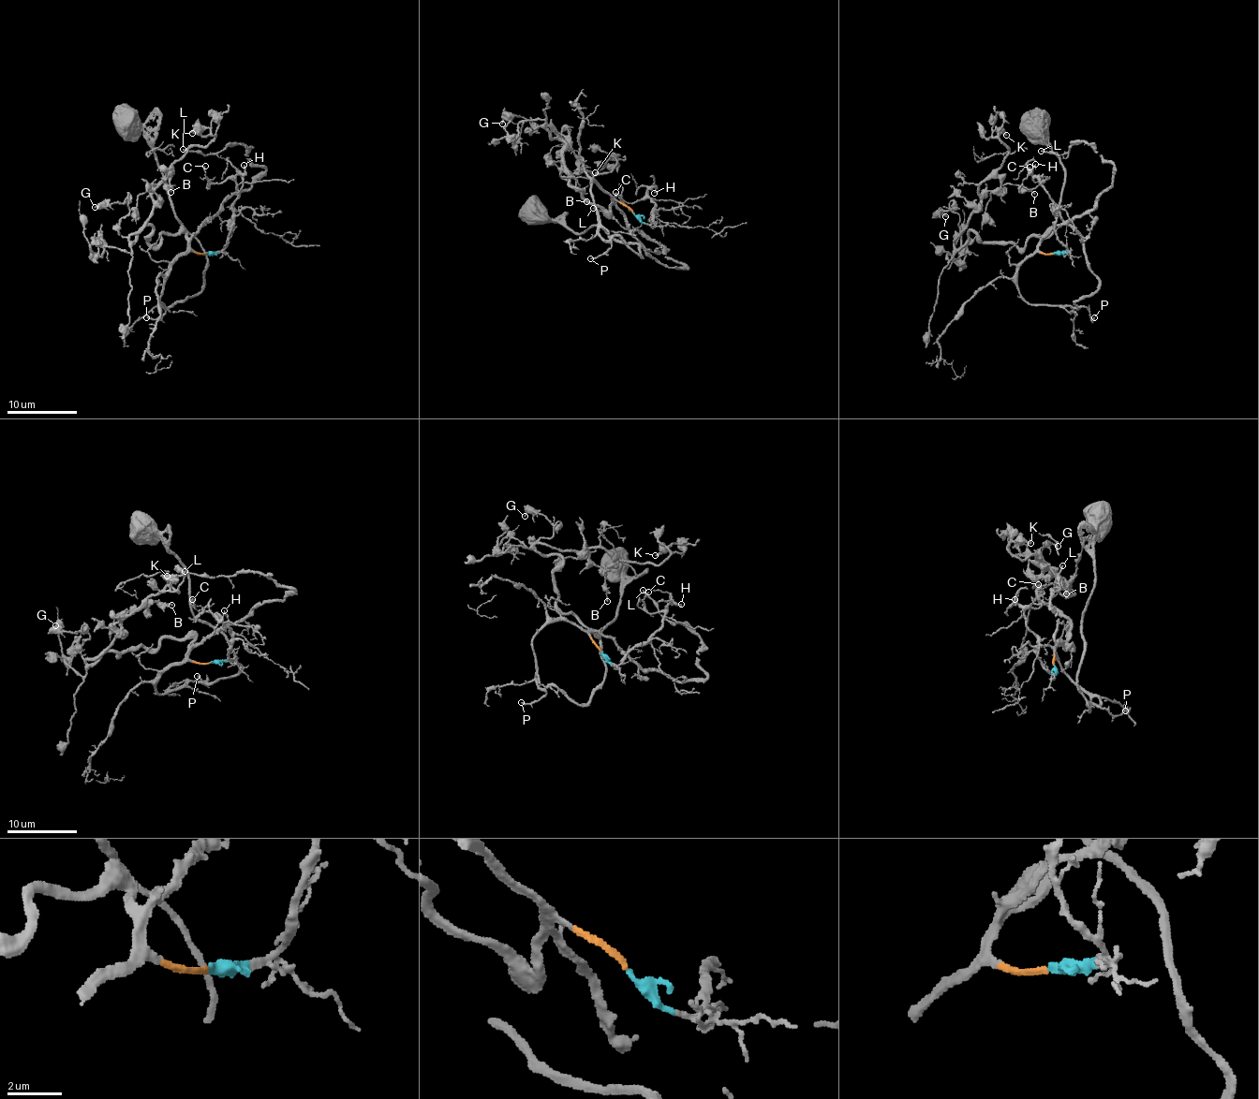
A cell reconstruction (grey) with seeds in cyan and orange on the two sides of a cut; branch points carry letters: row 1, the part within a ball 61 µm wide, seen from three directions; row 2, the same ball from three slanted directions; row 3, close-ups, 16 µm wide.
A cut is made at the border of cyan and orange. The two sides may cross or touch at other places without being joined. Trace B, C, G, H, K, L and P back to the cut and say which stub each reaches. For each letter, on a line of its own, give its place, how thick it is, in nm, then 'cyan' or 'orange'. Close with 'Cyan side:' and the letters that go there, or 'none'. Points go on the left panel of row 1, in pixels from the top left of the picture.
B: at (170, 192); 140 nm thick; orange
C: at (205, 166); 150 nm thick; cyan
G: at (95, 207); 130 nm thick; orange
H: at (244, 165); 130 nm thick; cyan
K: at (192, 133); 240 nm thick; orange
L: at (183, 149); 160 nm thick; orange
P: at (146, 317); 170 nm thick; orange
Cyan side: C, H

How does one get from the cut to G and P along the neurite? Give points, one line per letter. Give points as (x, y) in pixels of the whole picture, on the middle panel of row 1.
G: (632, 212), (585, 198), (550, 126), (531, 134), (523, 117), (506, 115), (501, 124)
P: (632, 212), (593, 181), (598, 232), (611, 246), (601, 255), (589, 258)

